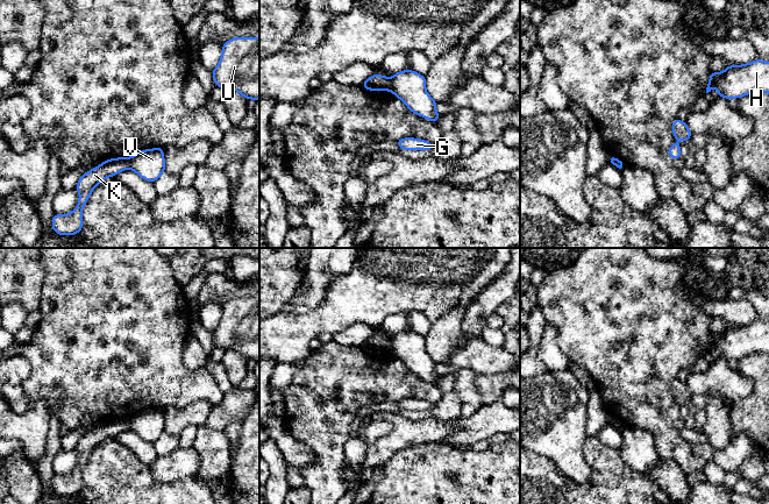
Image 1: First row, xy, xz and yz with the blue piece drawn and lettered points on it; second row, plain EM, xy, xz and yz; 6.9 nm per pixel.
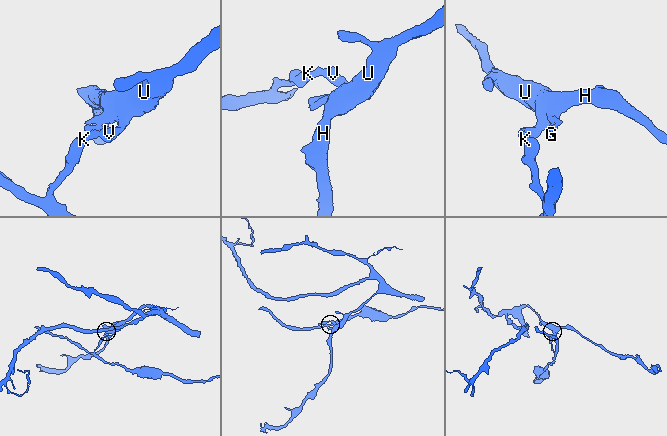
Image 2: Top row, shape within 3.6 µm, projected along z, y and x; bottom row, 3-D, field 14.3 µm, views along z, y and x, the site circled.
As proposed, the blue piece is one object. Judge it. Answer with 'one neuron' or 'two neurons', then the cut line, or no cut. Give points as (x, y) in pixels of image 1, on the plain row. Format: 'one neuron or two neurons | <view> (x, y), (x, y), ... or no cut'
two neurons | xz (391, 340), (389, 350)

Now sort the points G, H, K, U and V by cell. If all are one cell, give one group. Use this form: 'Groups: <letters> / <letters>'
Groups: G H U V / K

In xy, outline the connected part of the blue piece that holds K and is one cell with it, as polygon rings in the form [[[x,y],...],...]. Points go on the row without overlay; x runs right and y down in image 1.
[[[128,418],[111,419],[99,427],[85,433],[78,441],[76,449],[79,453],[78,467],[69,475],[52,477],[52,491],[59,496],[74,496],[81,492],[83,468],[87,463],[93,449],[104,440],[129,430]]]

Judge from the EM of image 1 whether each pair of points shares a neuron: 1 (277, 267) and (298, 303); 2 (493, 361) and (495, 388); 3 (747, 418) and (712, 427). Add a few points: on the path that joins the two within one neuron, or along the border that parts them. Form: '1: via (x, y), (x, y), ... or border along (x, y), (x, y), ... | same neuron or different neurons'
1: border along (294, 293), (279, 310) | different neurons
2: border along (507, 370), (500, 374), (477, 374) | different neurons
3: border along (730, 406), (730, 435), (732, 438) | different neurons

